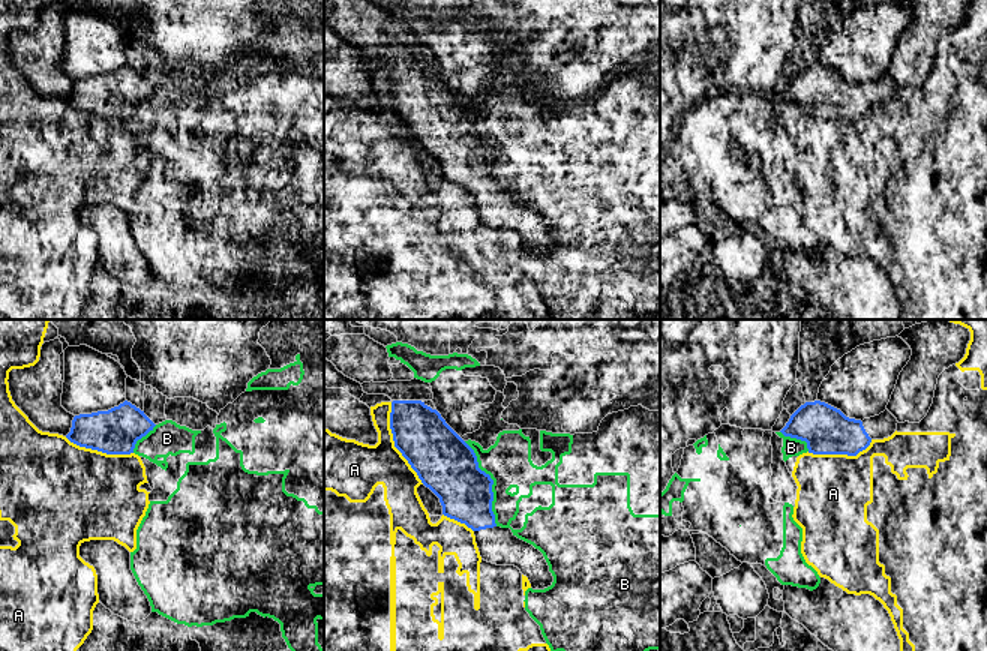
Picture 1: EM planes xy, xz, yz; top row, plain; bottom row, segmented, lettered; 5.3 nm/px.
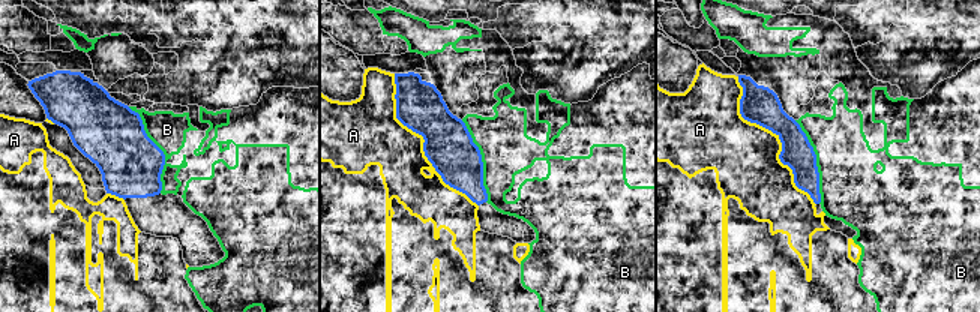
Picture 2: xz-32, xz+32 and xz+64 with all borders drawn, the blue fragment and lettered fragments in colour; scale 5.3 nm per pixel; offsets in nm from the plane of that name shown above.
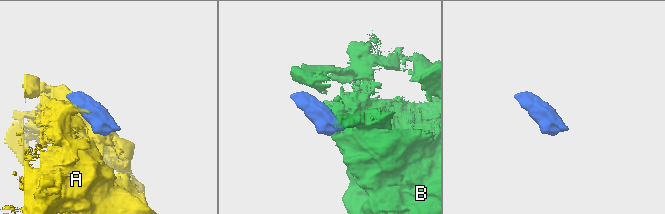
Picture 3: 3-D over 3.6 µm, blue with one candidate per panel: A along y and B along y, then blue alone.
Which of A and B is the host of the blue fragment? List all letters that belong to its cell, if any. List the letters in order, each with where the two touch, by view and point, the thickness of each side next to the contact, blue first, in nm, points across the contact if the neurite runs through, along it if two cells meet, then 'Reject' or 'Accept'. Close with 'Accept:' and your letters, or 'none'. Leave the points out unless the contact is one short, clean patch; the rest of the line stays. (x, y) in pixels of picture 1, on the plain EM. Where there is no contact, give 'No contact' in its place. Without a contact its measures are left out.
A: Touches blue at xz (395, 107). Thickness 300 nm (blue) against 280 nm. Reject
B: Touches blue at xz (492, 147). Thickness 320 nm (blue) against 240 nm. Reject
Accept: none

